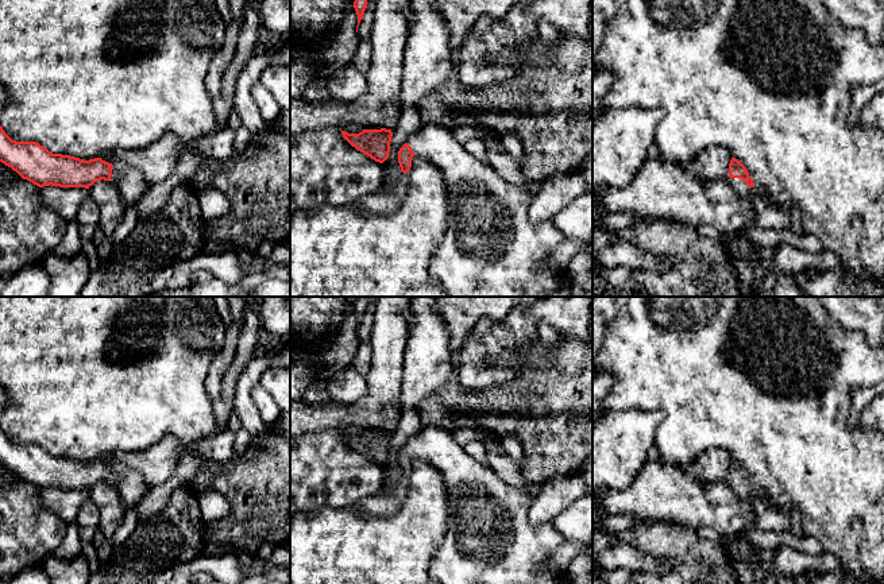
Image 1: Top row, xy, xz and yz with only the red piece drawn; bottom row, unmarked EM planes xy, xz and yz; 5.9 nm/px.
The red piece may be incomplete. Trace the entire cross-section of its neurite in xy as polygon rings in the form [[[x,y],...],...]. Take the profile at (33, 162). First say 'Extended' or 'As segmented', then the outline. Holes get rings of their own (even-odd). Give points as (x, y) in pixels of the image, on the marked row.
Extended. [[[0,125],[0,162],[34,185],[89,189],[97,181],[109,181],[124,201],[126,209],[136,206],[146,194],[148,185],[140,170],[124,162],[108,163],[101,158],[84,160],[70,155],[53,154],[36,142],[12,140]]]

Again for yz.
Extended. [[[731,158],[729,163],[729,175],[726,181],[731,185],[737,196],[752,202],[754,216],[749,221],[749,229],[791,229],[788,213],[781,212],[775,204],[765,201],[757,193],[746,167],[736,158]]]

